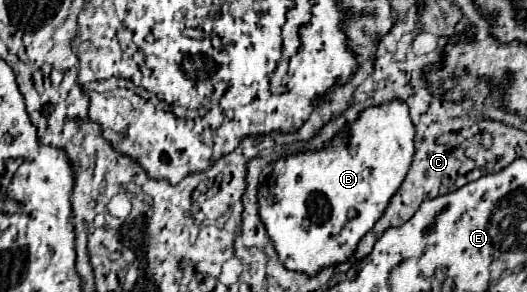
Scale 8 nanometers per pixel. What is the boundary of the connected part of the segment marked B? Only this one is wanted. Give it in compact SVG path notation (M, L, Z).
M394 100L384 106L374 106L362 112L362 116L350 124L350 138L360 154L350 154L348 144L332 140L330 146L318 152L304 152L298 156L288 156L272 164L270 186L258 194L260 198L260 218L268 230L274 250L284 264L284 268L302 272L306 276L316 276L328 266L336 266L354 256L358 242L386 212L390 198L398 192L404 176L412 164L414 156L414 128L408 116L408 106Z

